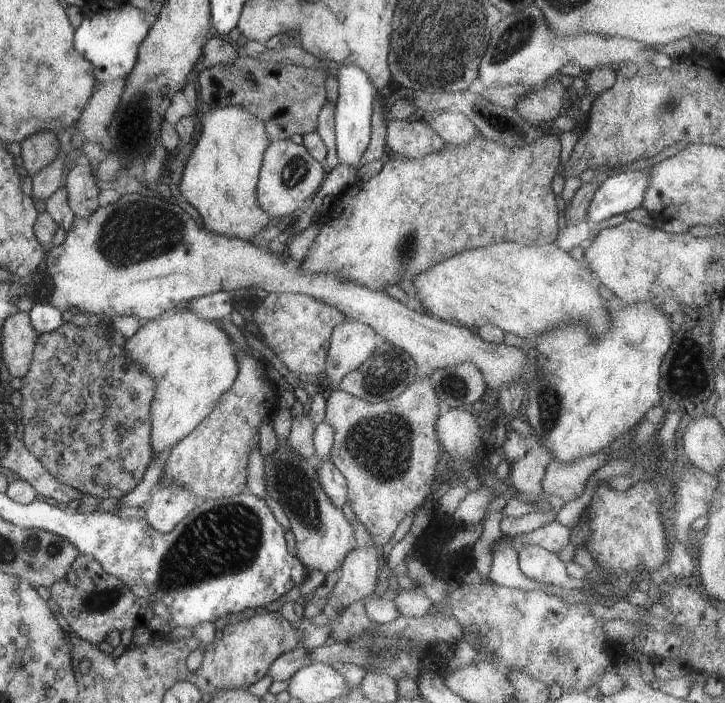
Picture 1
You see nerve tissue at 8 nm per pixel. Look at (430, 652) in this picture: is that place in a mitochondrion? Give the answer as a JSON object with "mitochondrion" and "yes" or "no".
{"mitochondrion":"no"}

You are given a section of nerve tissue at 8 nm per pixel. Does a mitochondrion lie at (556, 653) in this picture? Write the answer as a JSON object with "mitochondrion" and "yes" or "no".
{"mitochondrion":"yes"}

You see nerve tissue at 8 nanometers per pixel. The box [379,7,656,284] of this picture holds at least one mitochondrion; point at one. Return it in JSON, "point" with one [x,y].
{"point":[512,40]}

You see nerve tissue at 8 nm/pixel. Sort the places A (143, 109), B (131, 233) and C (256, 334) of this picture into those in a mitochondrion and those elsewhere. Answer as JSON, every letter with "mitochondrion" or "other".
{"A":"mitochondrion","B":"mitochondrion","C":"other"}

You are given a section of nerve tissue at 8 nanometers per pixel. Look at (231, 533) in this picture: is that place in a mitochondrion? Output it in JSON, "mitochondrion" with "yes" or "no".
{"mitochondrion":"yes"}

